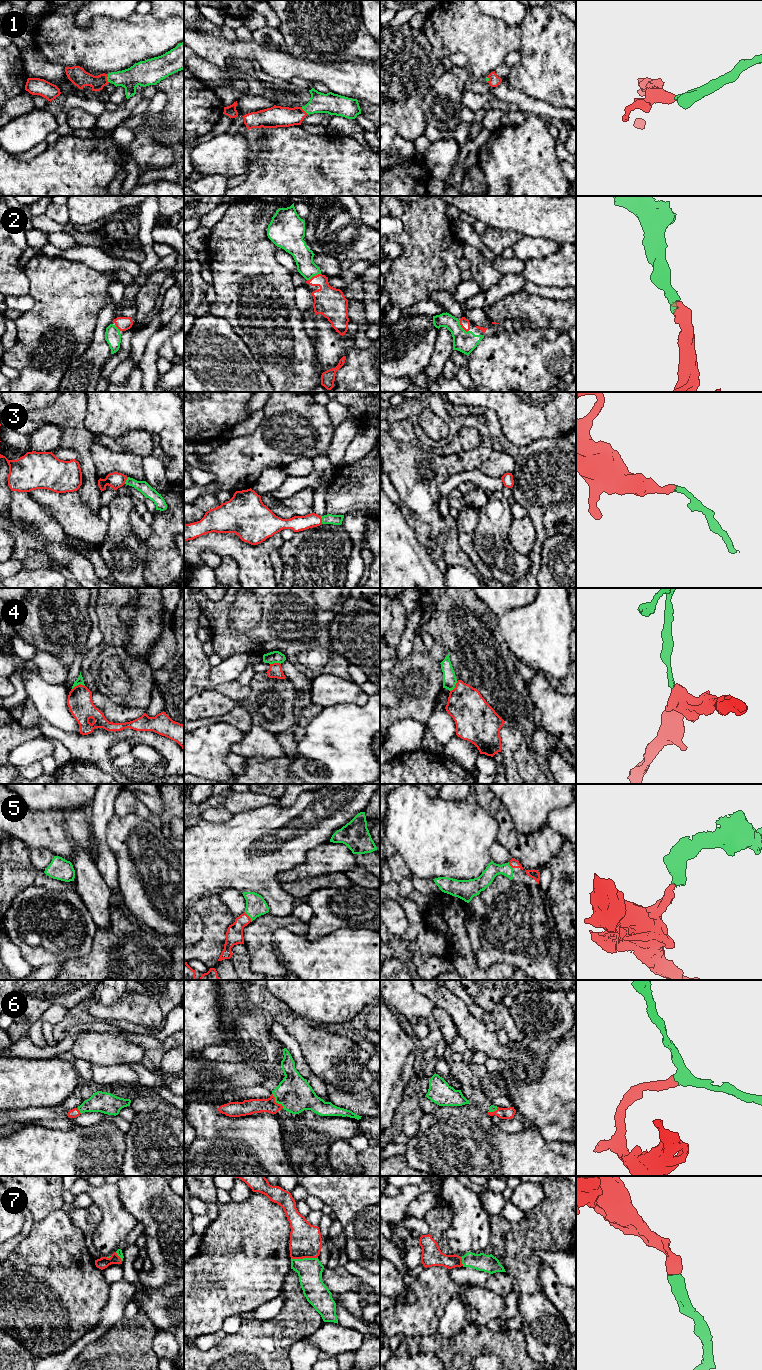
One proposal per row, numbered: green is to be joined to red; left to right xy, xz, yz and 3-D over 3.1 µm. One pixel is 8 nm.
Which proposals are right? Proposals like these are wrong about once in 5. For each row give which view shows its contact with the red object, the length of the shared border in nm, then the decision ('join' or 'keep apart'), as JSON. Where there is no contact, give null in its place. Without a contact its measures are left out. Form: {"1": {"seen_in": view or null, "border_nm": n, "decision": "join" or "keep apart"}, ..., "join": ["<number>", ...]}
{"1": {"seen_in": "xy", "border_nm": 80, "decision": "join"}, "2": {"seen_in": "yz", "border_nm": 130, "decision": "join"}, "3": {"seen_in": "xz", "border_nm": 70, "decision": "join"}, "4": {"seen_in": "xy", "border_nm": 110, "decision": "keep apart"}, "5": {"seen_in": "xz", "border_nm": 100, "decision": "join"}, "6": {"seen_in": "xz", "border_nm": 150, "decision": "join"}, "7": {"seen_in": "xz", "border_nm": 220, "decision": "join"}, "join": ["1", "2", "3", "5", "6", "7"]}

